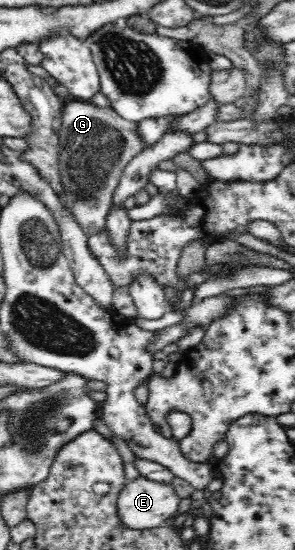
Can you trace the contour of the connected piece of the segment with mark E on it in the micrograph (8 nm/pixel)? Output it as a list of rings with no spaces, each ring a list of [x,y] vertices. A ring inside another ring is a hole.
[[[139,477],[122,484],[116,512],[127,529],[143,531],[161,527],[175,513],[179,500],[172,485]]]

